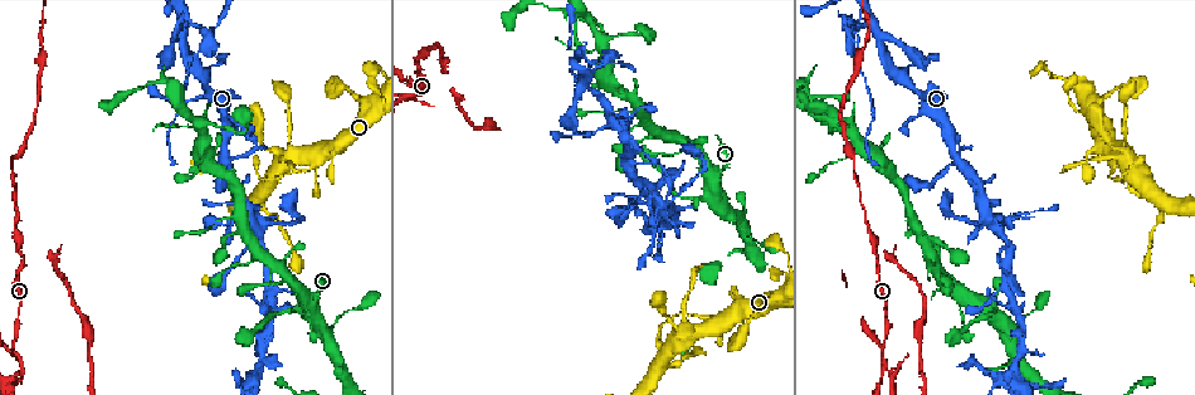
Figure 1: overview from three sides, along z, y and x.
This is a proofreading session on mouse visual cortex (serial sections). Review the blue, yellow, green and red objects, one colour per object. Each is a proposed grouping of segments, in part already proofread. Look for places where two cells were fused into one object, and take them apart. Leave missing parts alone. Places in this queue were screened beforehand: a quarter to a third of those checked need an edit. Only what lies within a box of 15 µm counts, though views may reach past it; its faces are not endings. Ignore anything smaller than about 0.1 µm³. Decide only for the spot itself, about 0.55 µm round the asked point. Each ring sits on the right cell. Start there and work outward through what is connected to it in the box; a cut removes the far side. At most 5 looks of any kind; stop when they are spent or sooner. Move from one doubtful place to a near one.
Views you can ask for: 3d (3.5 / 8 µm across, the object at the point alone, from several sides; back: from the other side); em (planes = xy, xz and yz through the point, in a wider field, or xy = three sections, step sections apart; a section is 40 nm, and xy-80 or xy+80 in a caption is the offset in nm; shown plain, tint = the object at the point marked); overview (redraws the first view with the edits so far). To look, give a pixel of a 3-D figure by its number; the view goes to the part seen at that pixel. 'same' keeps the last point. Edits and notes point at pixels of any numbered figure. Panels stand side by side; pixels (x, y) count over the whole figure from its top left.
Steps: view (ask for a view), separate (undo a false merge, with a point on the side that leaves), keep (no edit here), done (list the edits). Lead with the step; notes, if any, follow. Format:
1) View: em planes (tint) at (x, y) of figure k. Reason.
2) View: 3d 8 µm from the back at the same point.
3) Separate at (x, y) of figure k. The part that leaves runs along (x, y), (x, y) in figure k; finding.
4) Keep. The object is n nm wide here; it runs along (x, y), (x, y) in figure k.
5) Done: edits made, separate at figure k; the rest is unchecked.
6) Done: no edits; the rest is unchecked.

View: 3d 3.5 µm at (998, 227) of figure 1. Arms run side by side.

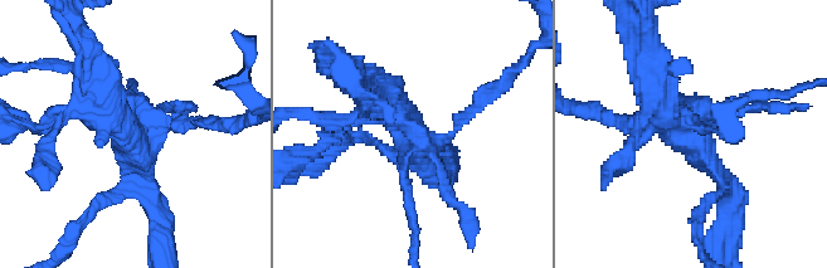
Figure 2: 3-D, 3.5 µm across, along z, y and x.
View: em xy step 1 (tint) at (693, 142) of figure 2.

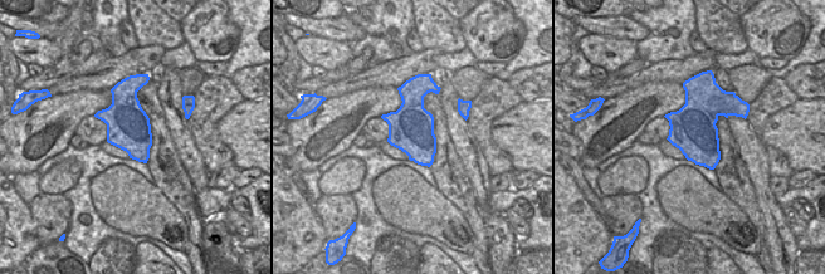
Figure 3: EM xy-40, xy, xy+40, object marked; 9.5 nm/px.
Keep. Continuous, no second cell.

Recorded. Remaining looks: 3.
View: 3d 3.5 µm from the back at (829, 134) of figure 1. Sharp bend.

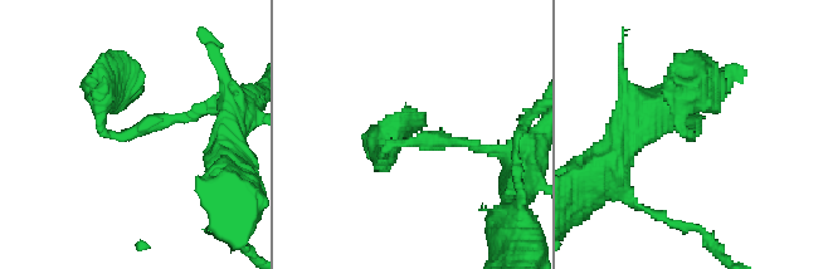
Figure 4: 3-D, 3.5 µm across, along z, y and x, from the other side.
View: em xy step 1 (tint) at (115, 135) of figure 4. The arms are 150, 400 nm wide.

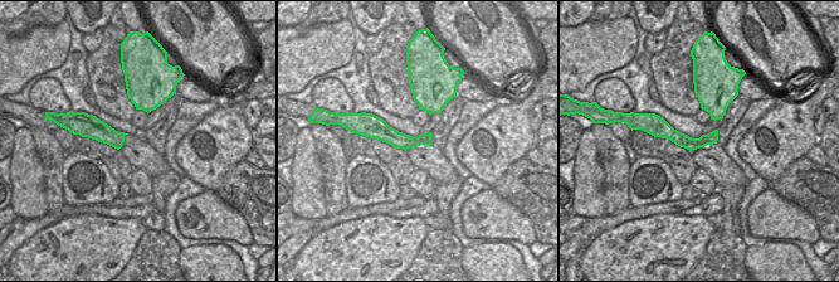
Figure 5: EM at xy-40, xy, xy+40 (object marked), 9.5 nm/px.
View: em planes (tint) at the same point.

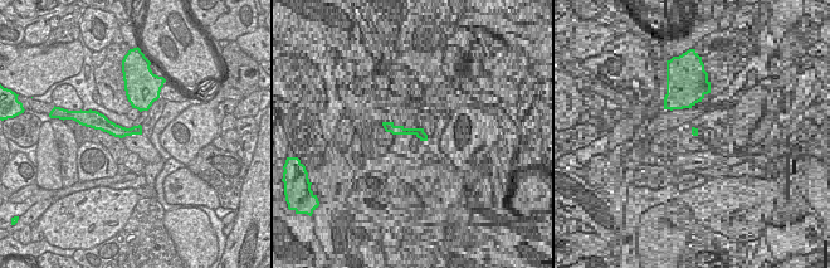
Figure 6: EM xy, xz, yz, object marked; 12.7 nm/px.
Keep. It runs along (196, 109), (111, 136), (100, 93), (120, 74) in figure 4; continuous, no second cell.

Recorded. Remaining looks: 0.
Done: no edits; the rest is unchecked.

